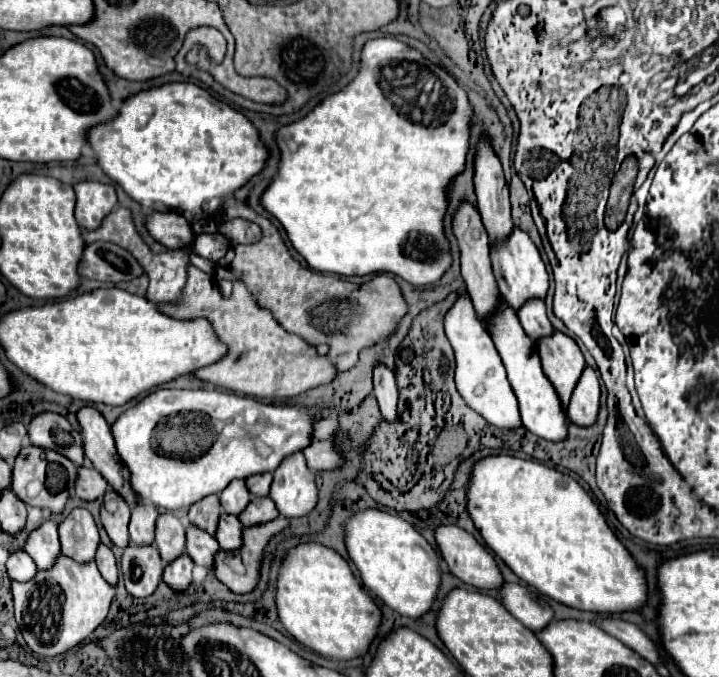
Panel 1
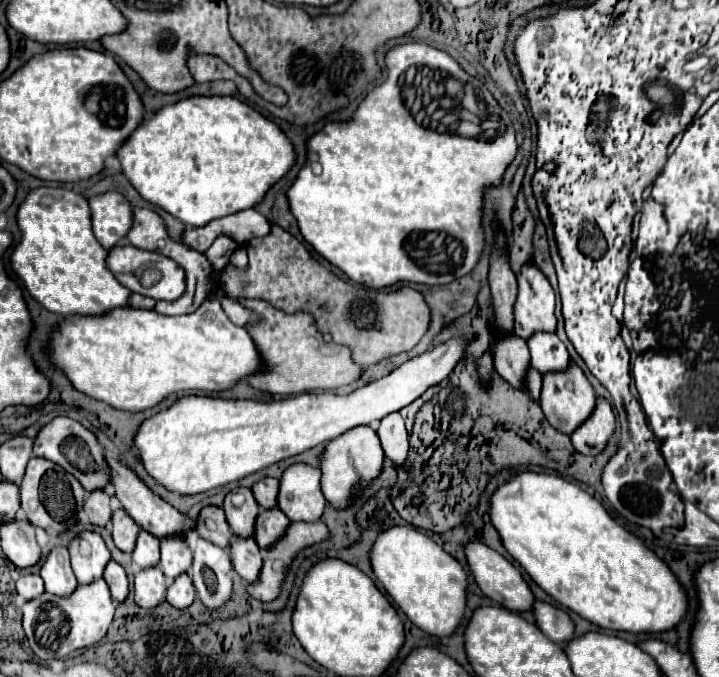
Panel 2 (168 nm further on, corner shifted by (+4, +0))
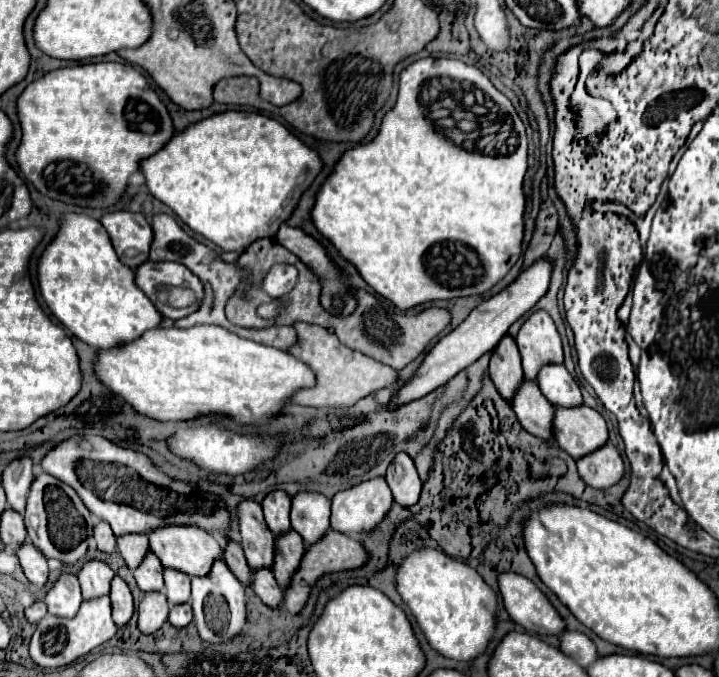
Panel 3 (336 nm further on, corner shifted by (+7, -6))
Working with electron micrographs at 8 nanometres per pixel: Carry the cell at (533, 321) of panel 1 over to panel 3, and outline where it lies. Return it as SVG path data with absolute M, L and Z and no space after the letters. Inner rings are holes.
M564 365L542 367L542 371L538 375L538 387L554 407L570 409L570 407L584 405L580 387L572 379L572 375L566 371Z

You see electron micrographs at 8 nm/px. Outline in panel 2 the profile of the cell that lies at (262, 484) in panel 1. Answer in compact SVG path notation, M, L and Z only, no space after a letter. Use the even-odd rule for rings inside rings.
M263 477L251 487L255 501L265 509L271 509L277 505L277 489L279 489L279 481L273 477Z

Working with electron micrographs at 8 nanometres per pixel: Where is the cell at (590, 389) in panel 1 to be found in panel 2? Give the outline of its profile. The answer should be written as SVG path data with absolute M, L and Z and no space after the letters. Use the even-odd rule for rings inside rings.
M597 397L593 417L589 417L585 425L579 425L577 431L573 431L571 441L579 453L595 455L605 447L613 429L615 429L613 409L605 397Z

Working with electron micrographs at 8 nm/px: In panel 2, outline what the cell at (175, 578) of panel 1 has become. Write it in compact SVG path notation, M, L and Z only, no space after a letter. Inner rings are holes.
M181 573L181 577L175 577L175 581L167 589L167 601L175 609L187 609L195 599L195 589L193 581L187 573Z

